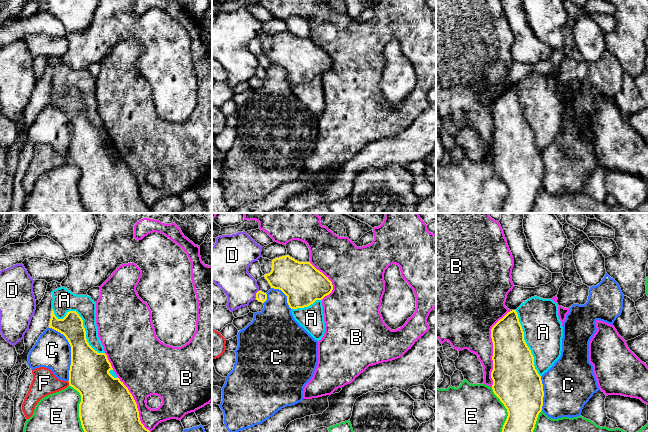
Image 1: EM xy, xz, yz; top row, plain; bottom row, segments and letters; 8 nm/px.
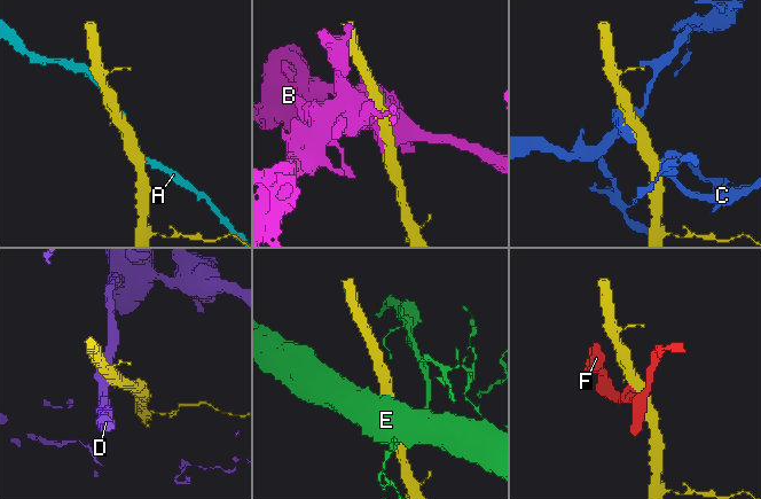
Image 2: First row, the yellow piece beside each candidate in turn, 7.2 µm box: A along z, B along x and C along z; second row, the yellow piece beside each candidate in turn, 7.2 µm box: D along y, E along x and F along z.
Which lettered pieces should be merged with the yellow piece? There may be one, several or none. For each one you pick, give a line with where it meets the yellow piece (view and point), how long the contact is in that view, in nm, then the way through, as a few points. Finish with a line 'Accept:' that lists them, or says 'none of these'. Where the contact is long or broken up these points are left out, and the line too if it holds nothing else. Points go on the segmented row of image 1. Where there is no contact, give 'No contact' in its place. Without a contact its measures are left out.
Accept: none of these

